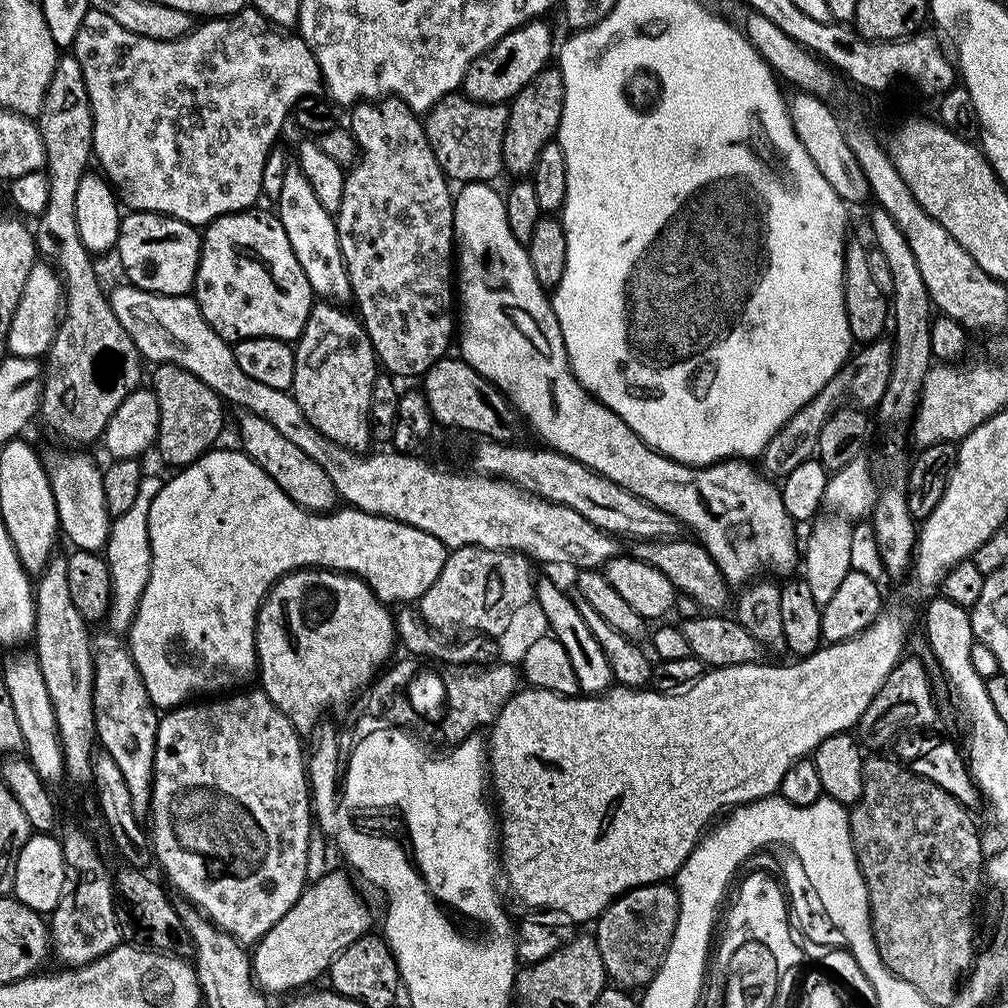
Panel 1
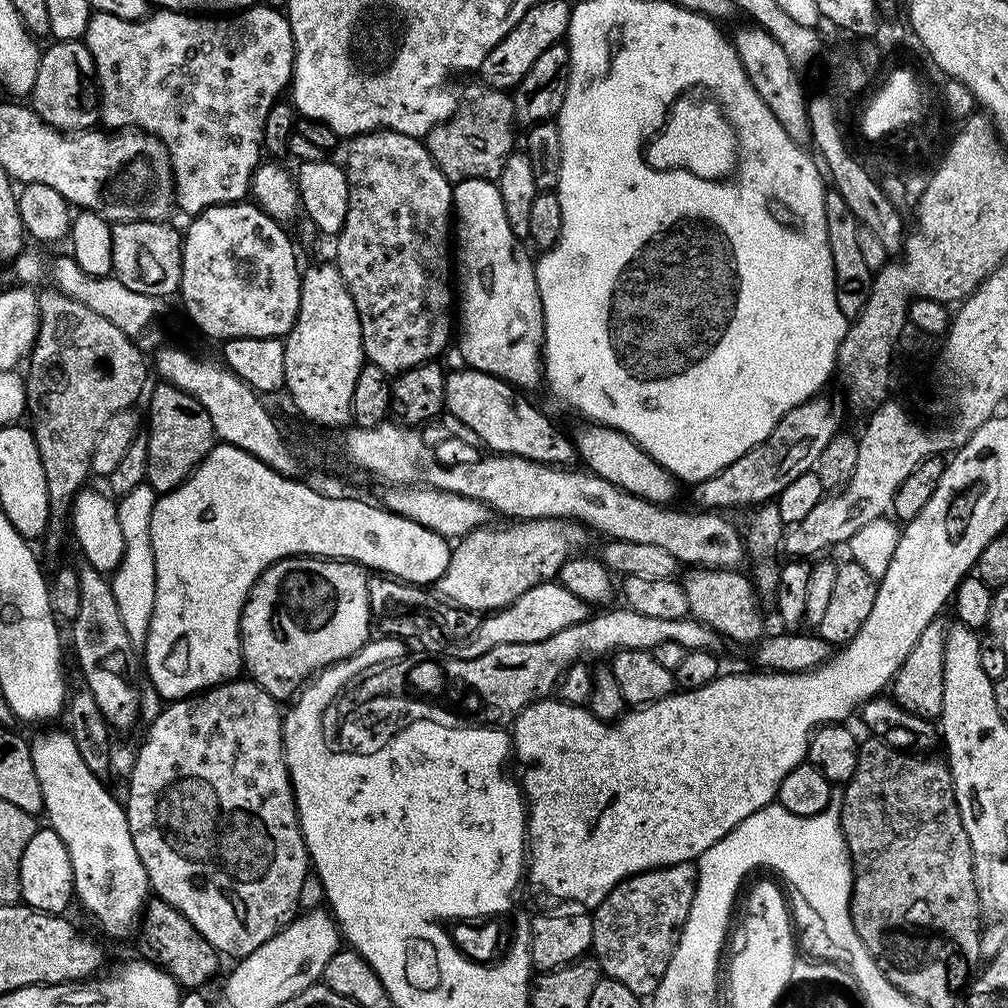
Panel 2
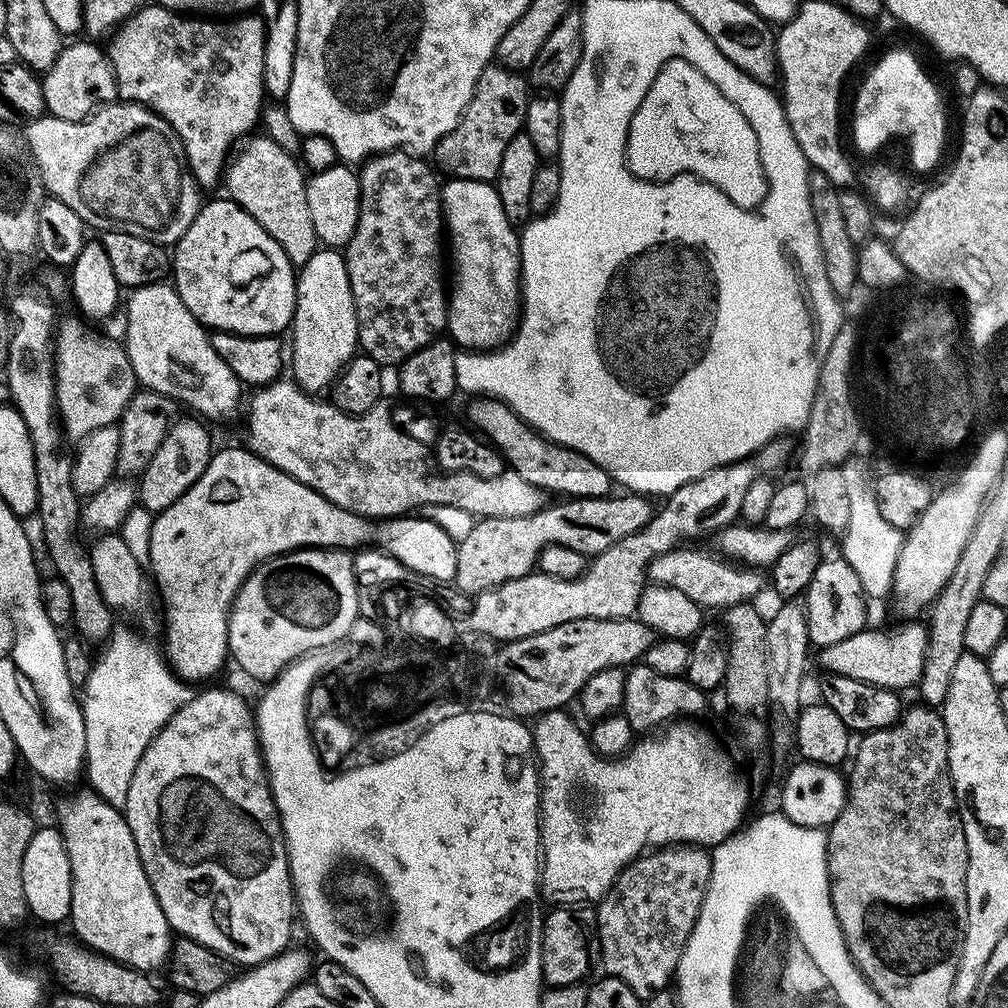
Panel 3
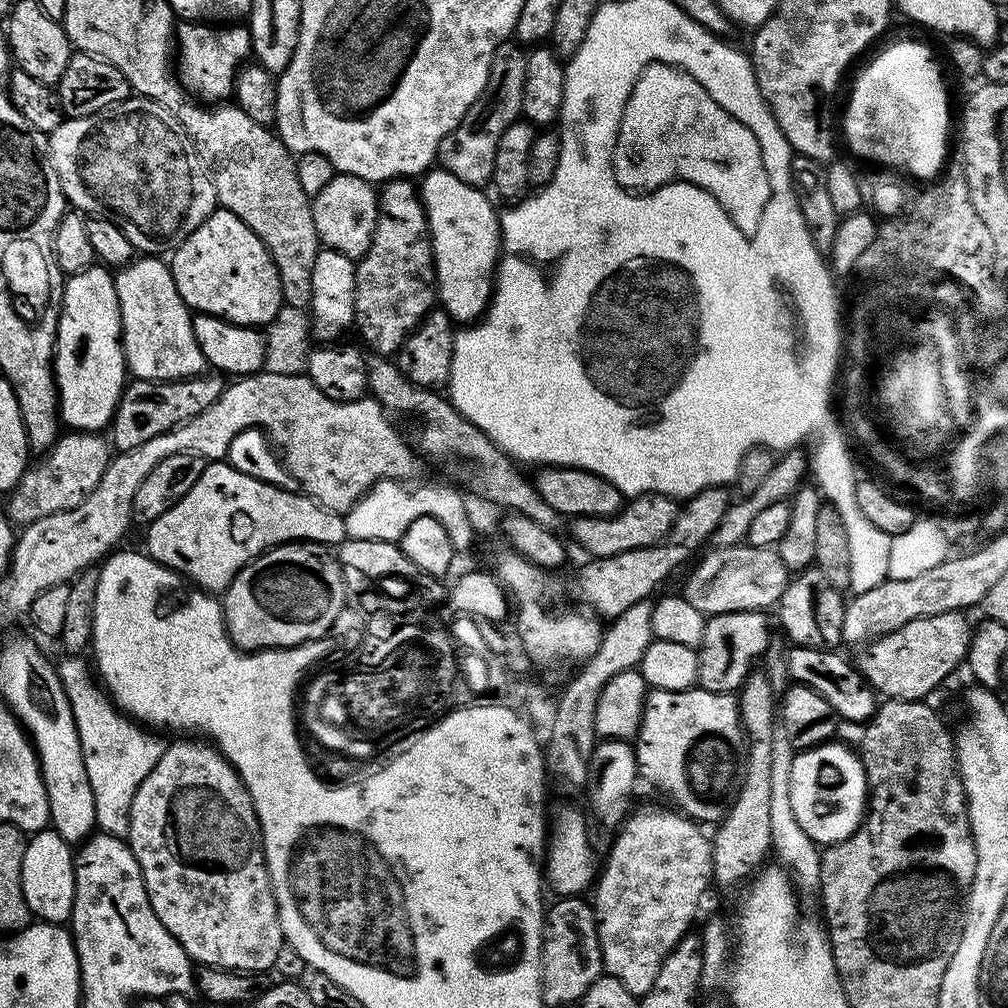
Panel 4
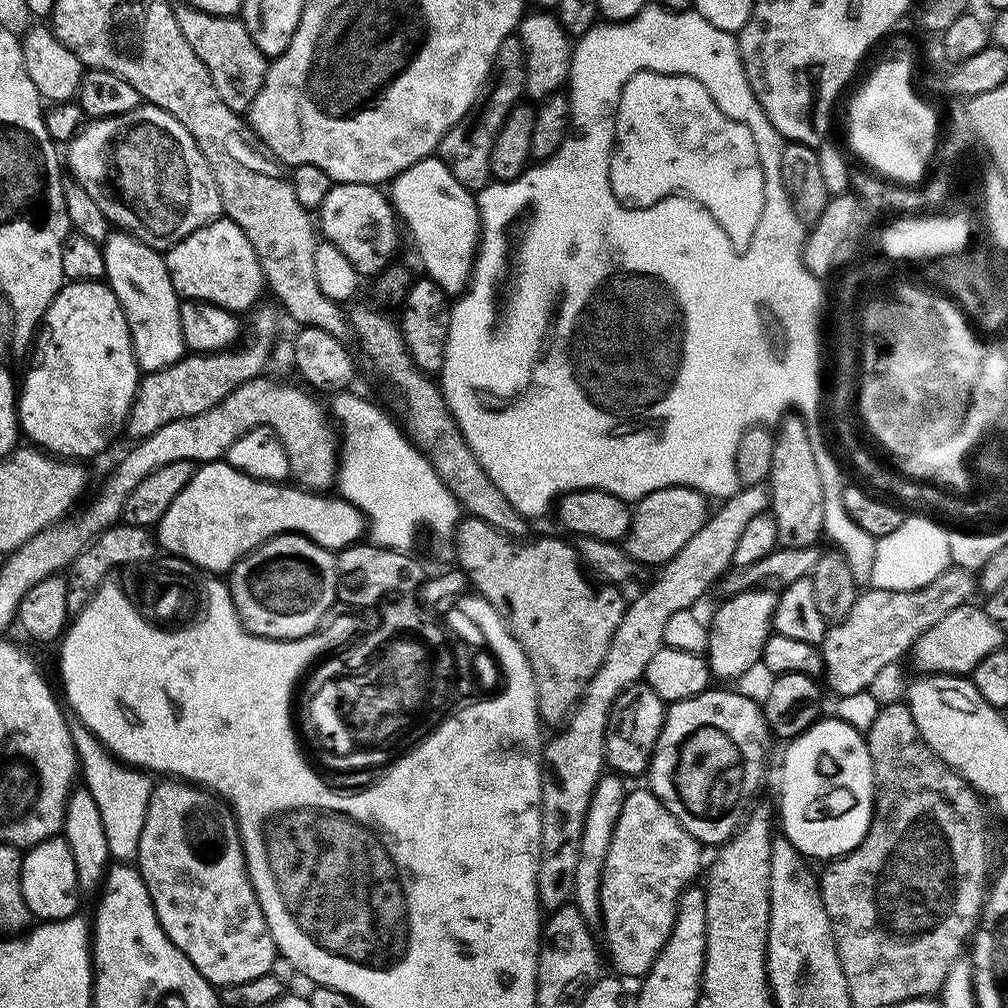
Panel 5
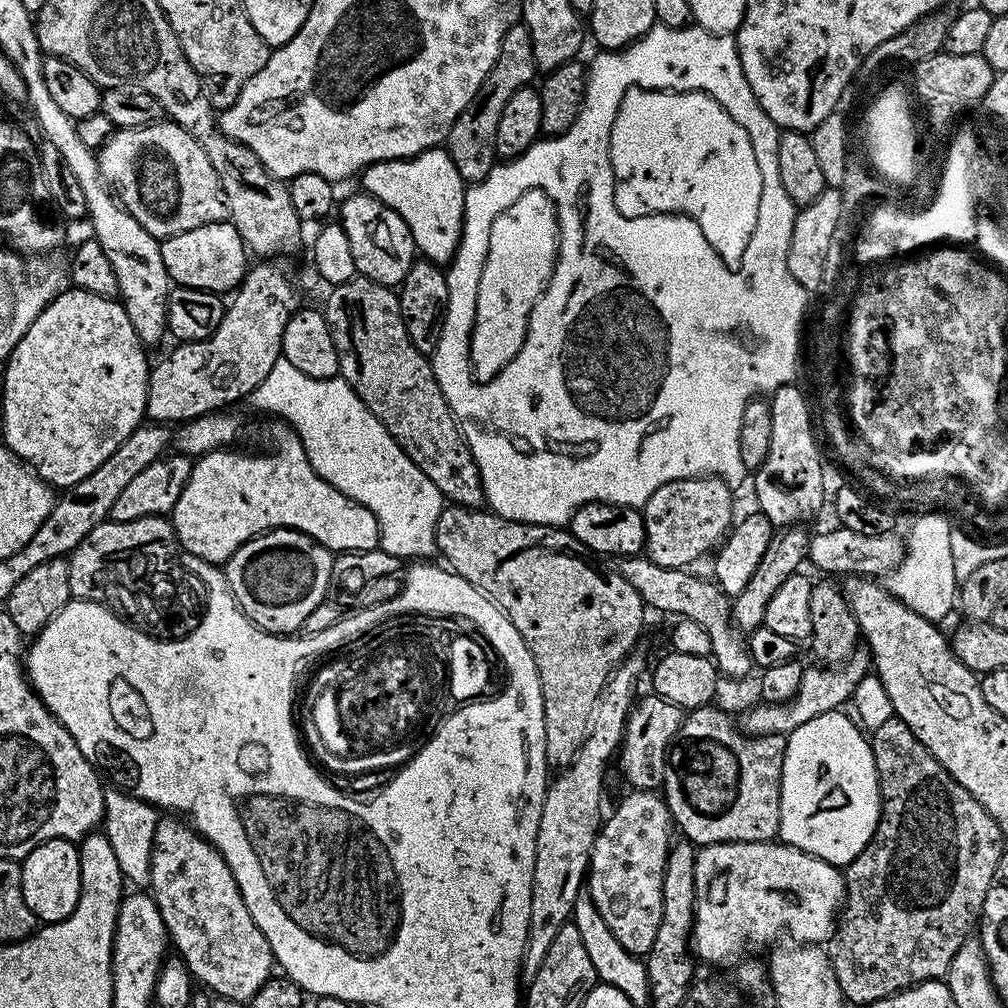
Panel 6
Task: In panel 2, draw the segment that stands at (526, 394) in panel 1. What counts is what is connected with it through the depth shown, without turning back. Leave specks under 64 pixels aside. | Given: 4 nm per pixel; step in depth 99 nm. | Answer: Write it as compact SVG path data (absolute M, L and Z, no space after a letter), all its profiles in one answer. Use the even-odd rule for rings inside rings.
M462 180L452 189L452 207L454 209L454 284L458 289L458 340L460 336L460 356L465 365L476 368L500 380L506 380L509 384L520 390L532 388L542 380L542 353L544 351L544 311L538 294L538 282L536 281L536 269L533 257L528 257L529 249L523 248L521 237L510 230L510 222L506 222L506 210L502 210L502 194L499 187L490 180ZM589 423L584 427L588 428L574 436L574 443L579 459L588 463L585 464L587 471L606 478L606 482L643 500L665 506L675 501L672 499L675 498L678 487L676 477L670 475L652 455L643 452L629 436L613 428L605 428L603 424Z

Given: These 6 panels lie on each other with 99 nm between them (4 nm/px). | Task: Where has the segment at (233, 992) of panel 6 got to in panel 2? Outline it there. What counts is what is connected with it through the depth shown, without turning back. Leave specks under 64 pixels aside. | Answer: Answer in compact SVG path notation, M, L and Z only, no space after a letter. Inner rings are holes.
M237 678L183 700L171 701L151 717L149 724L152 725L149 726L140 749L138 747L135 749L132 771L126 780L128 783L126 811L130 838L134 838L134 850L138 850L138 858L142 858L142 866L148 875L149 889L159 899L170 902L174 910L190 918L194 930L198 930L198 934L202 934L202 938L206 938L206 942L210 942L210 946L214 946L217 952L225 957L232 956L231 958L249 956L251 952L258 950L258 946L262 946L262 942L266 942L293 919L297 911L296 903L304 892L304 879L310 876L308 847L304 845L300 833L300 819L296 813L296 799L292 793L292 779L284 757L281 705L250 678Z

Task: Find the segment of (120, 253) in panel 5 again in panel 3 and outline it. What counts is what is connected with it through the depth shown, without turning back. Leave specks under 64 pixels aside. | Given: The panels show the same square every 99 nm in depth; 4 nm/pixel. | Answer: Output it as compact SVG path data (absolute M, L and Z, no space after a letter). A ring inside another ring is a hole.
M168 282L147 284L131 289L129 296L132 297L124 316L122 343L128 351L130 366L134 366L137 385L149 392L166 394L209 421L224 420L239 408L241 411L239 378L218 358L209 329L186 310L186 302L182 302L175 287Z

